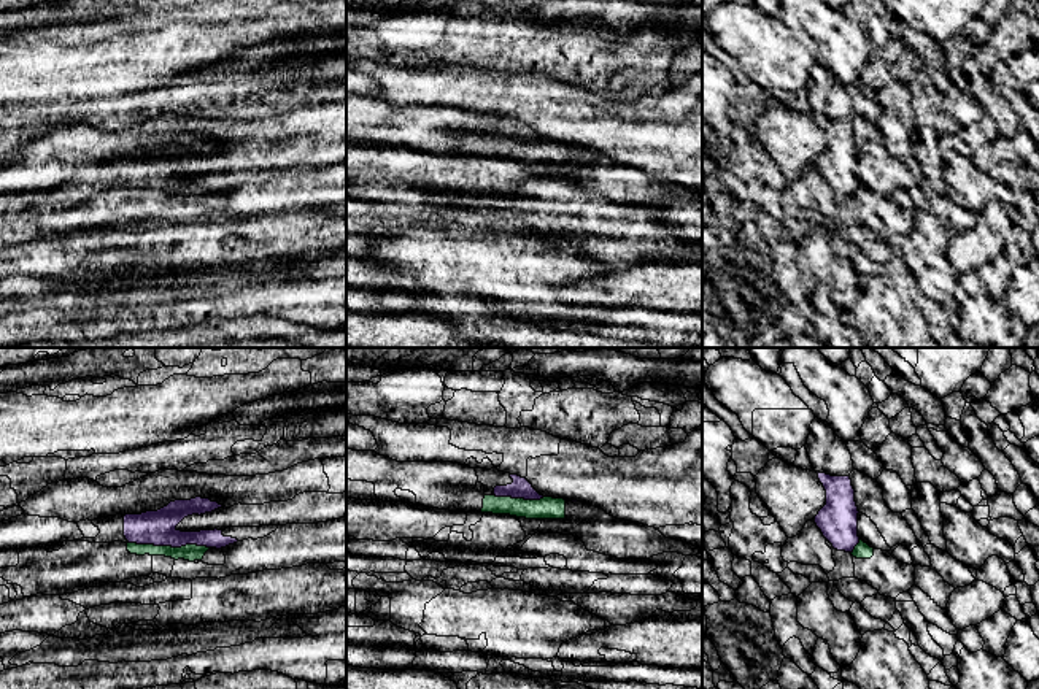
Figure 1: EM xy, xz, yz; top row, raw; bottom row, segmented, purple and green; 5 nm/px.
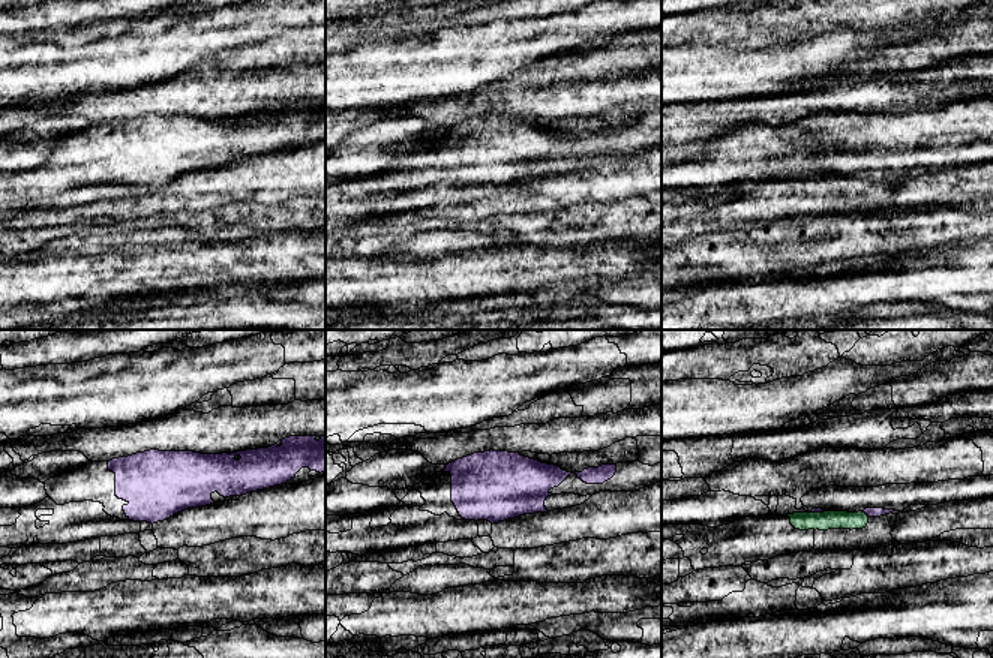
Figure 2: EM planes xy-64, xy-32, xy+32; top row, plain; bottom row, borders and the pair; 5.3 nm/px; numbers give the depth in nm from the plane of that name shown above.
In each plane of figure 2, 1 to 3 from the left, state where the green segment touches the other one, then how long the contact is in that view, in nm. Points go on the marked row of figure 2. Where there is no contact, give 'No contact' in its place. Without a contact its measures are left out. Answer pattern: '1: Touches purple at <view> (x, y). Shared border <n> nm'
1: No contact
2: No contact
3: Touches purple at xy+32 (866, 513). Shared border 50 nm

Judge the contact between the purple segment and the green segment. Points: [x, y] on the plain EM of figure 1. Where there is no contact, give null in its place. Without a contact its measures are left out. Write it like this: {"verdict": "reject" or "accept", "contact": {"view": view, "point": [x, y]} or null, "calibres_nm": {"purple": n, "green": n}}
{"verdict": "reject", "contact": {"view": "xy", "point": [169, 189]}, "calibres_nm": {"purple": 180, "green": 90}}

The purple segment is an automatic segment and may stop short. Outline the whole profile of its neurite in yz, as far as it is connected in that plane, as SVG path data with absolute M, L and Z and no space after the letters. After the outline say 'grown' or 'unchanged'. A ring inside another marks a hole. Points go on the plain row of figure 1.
M818 117L826 135L826 149L815 160L815 168L823 181L837 195L853 197L859 187L858 151L850 121L831 121Z; unchanged

